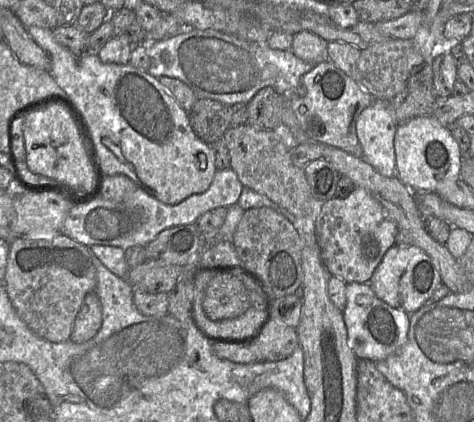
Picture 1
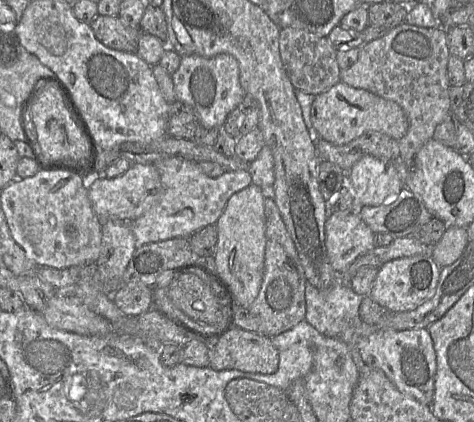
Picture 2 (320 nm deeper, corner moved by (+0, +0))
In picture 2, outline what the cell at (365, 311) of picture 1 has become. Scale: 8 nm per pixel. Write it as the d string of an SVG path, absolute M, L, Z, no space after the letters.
M427 328L379 330L365 340L359 352L367 366L382 370L401 392L424 405L431 405L437 365L433 341Z

